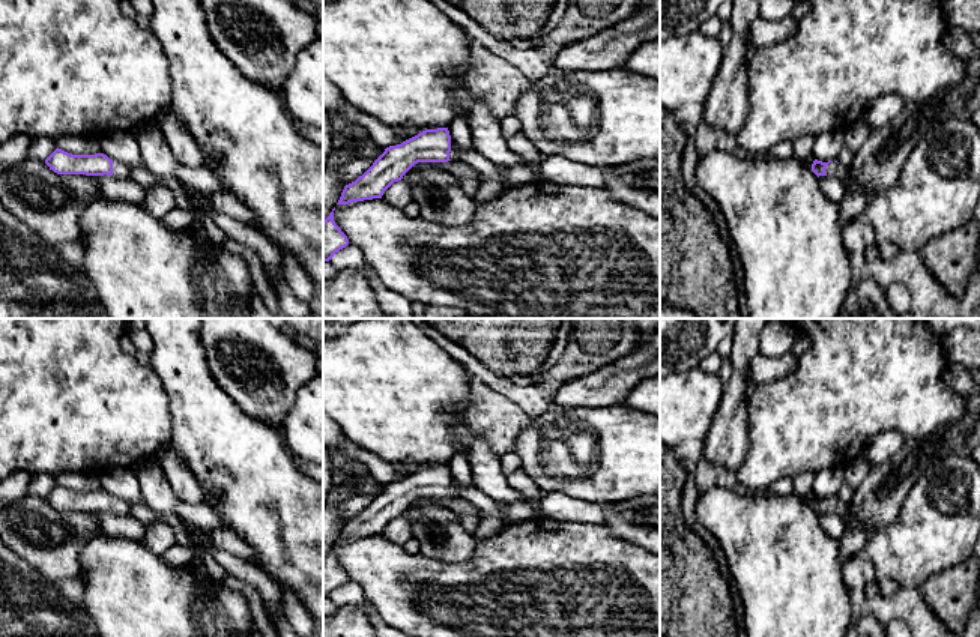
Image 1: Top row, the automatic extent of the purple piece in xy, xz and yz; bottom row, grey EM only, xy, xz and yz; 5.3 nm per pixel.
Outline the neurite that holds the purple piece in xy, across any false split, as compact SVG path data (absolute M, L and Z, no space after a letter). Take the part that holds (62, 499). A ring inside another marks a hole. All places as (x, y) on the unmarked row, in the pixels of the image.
M56 485L45 500L57 511L86 511L86 512L114 512L117 515L131 515L129 503L110 496L104 490L72 491Z

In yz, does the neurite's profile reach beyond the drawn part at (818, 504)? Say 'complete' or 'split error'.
split error

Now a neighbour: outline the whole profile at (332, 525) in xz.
M352 478L344 485L332 488L323 505L323 557L329 553L332 545L337 542L344 520L338 515L338 503L343 499L353 497L356 494L356 481Z

